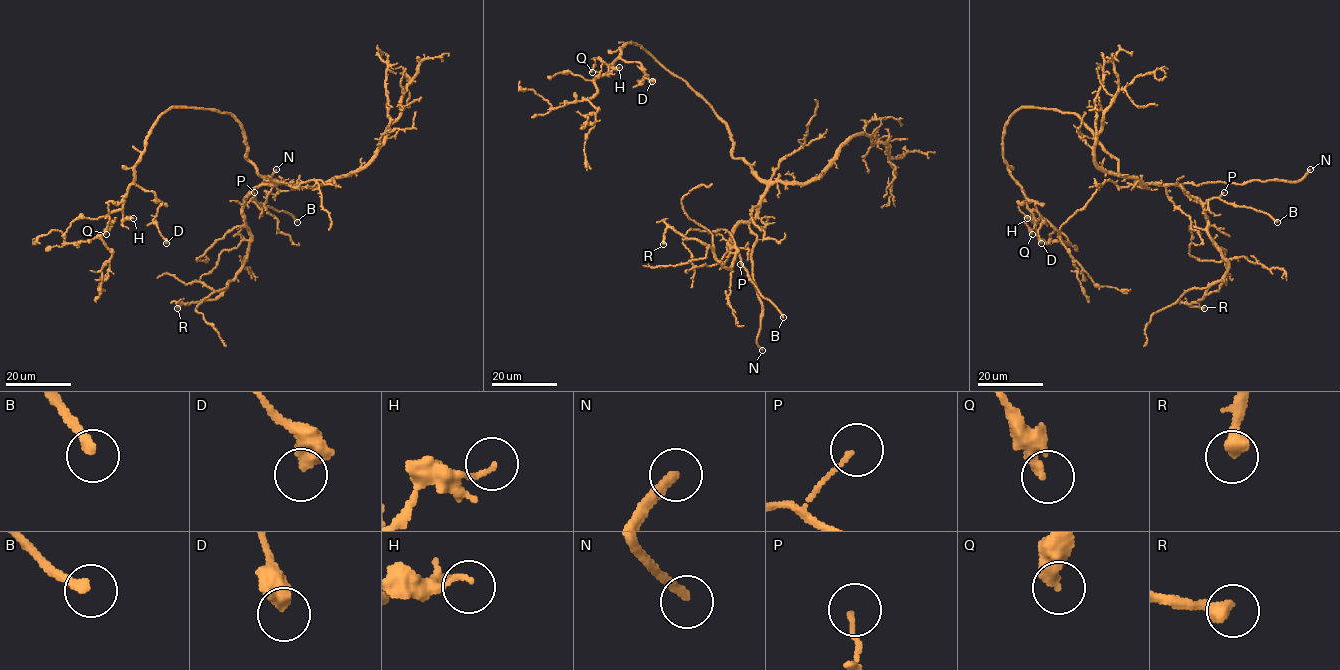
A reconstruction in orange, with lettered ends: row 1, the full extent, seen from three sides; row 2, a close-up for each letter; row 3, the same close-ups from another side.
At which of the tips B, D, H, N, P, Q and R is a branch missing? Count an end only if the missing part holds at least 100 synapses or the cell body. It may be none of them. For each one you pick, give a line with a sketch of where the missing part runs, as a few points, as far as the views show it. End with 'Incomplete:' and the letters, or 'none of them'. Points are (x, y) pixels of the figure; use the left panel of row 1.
N: missing branch runs (276, 169), (296, 169), (262, 152), (241, 149), (236, 157), (235, 192), (229, 198), (211, 201), (201, 215)
Incomplete: N

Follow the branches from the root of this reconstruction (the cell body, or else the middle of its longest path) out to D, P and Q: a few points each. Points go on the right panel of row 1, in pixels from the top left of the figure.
D: (1095, 136), (1075, 114), (1052, 109), (1020, 108), (1005, 126), (1003, 159), (1034, 202), (1041, 243)
P: (1095, 136), (1118, 161), (1118, 171), (1125, 177), (1179, 184), (1203, 204), (1224, 192)
Q: (1095, 136), (1073, 113), (1020, 108), (1009, 118), (1003, 155), (1025, 198), (1018, 201), (1019, 209), (1032, 234)

